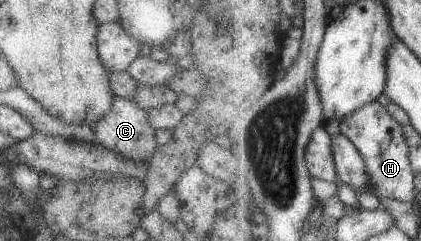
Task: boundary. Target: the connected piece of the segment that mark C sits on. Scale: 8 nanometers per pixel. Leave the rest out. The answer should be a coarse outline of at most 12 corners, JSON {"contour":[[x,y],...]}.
{"contour":[[113,96],[92,130],[96,144],[131,161],[157,146],[146,111]]}

